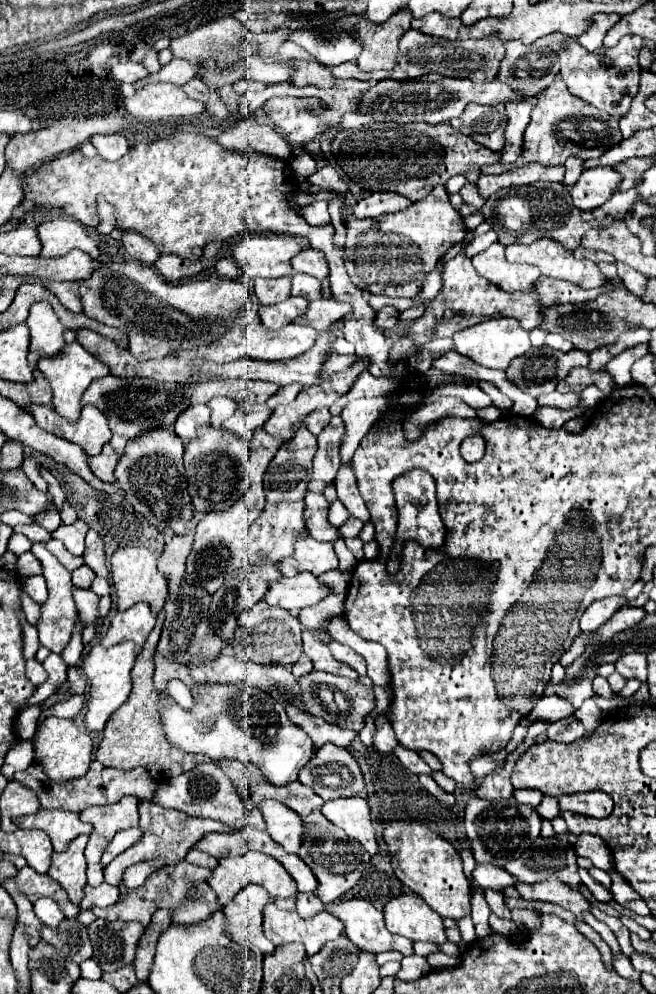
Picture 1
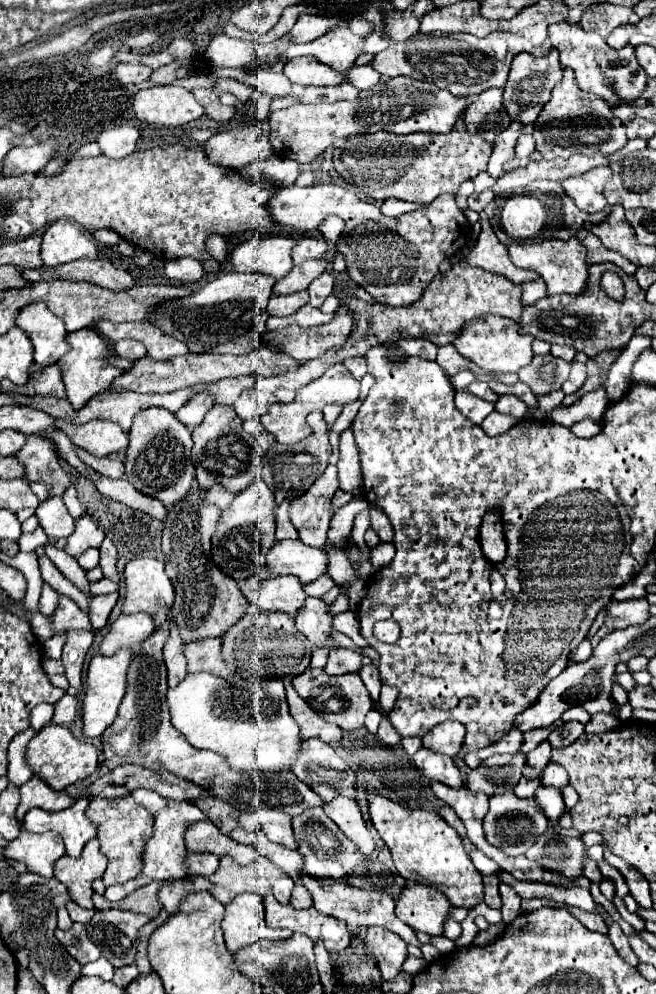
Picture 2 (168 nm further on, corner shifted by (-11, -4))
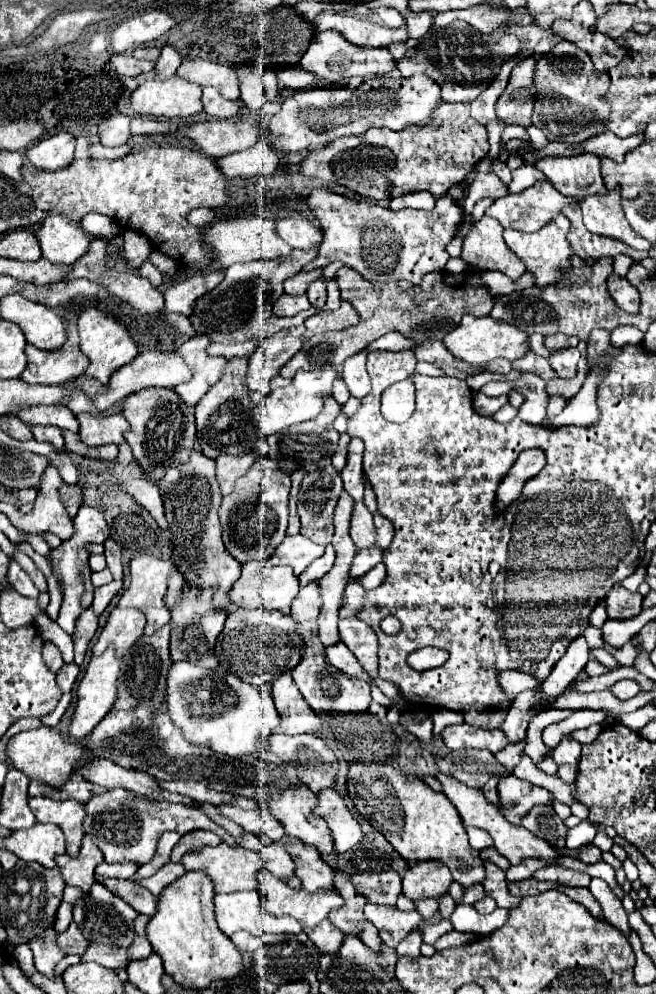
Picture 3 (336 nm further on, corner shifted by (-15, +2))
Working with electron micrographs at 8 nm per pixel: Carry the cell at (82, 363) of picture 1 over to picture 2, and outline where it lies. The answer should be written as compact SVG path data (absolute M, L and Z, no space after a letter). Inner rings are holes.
M83 328L79 332L71 332L67 336L67 344L71 346L69 352L63 356L63 360L59 360L61 368L63 368L63 382L65 382L65 390L67 390L67 400L79 410L87 404L87 400L91 400L95 394L105 392L113 380L117 376L123 374L123 370L119 370L117 366L111 366L107 362L107 358L113 354L111 346L107 344L105 338L101 338L99 332Z

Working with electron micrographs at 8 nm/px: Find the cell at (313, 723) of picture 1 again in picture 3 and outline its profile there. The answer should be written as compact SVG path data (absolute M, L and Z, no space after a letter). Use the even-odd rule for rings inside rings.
M281 674L273 682L273 696L275 696L277 712L281 716L279 732L303 734L303 732L319 732L321 730L321 726L323 726L321 718L317 714L309 716L309 704L301 696L291 674Z

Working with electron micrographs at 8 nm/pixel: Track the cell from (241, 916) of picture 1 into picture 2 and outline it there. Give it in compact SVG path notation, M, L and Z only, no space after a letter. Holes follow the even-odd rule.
M239 894L225 906L225 918L221 920L225 946L229 952L237 952L243 946L255 944L261 938L277 940L289 938L291 932L271 930L265 924L263 898L259 894Z

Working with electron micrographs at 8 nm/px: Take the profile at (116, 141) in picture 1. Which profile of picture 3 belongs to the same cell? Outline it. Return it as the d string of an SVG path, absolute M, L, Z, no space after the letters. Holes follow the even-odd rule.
M117 114L107 118L105 122L99 124L99 140L103 146L121 146L127 144L131 138L131 130L129 130L131 118L125 114Z

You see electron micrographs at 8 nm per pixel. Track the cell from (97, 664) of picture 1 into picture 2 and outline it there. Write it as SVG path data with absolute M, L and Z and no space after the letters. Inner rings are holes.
M119 650L113 656L93 656L89 670L87 670L87 680L85 680L85 692L83 692L83 706L81 706L81 718L83 720L83 736L85 738L99 738L107 726L113 724L117 716L117 708L123 700L125 684L127 684L127 668L131 662L133 654L127 650Z

